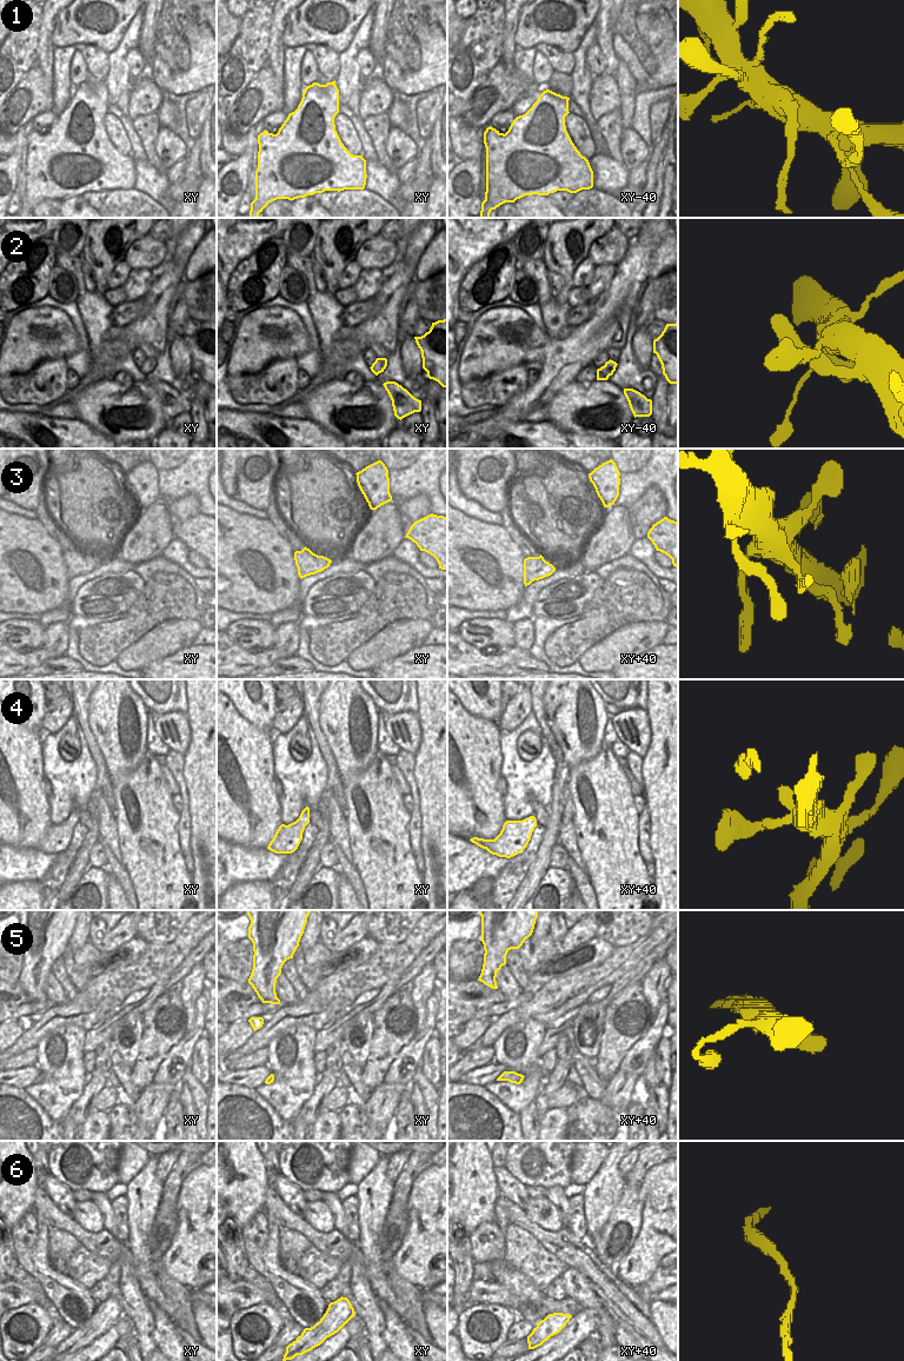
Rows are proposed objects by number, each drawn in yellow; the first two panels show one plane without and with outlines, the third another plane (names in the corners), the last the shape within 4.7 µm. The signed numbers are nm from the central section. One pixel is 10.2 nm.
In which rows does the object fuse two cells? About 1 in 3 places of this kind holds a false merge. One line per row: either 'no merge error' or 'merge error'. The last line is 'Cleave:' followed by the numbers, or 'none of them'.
1: merge error
2: no merge error
3: merge error
4: no merge error
5: no merge error
6: no merge error
Cleave: 1, 3

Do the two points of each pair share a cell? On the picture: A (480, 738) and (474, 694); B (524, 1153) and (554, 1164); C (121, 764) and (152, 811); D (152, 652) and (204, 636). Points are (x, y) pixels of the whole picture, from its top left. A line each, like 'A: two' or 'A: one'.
A: two
B: one
C: two
D: two

